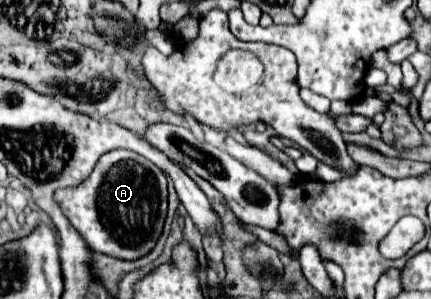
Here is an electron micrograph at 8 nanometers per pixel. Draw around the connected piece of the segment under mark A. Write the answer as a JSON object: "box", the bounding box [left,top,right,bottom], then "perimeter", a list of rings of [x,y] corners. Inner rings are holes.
{"box":[54,149,166,259],"perimeter":[[[122,149],[104,153],[92,175],[80,185],[54,193],[64,217],[88,247],[98,247],[98,251],[122,259],[142,257],[156,245],[166,217],[166,197],[166,175],[162,169],[146,157]]]}

